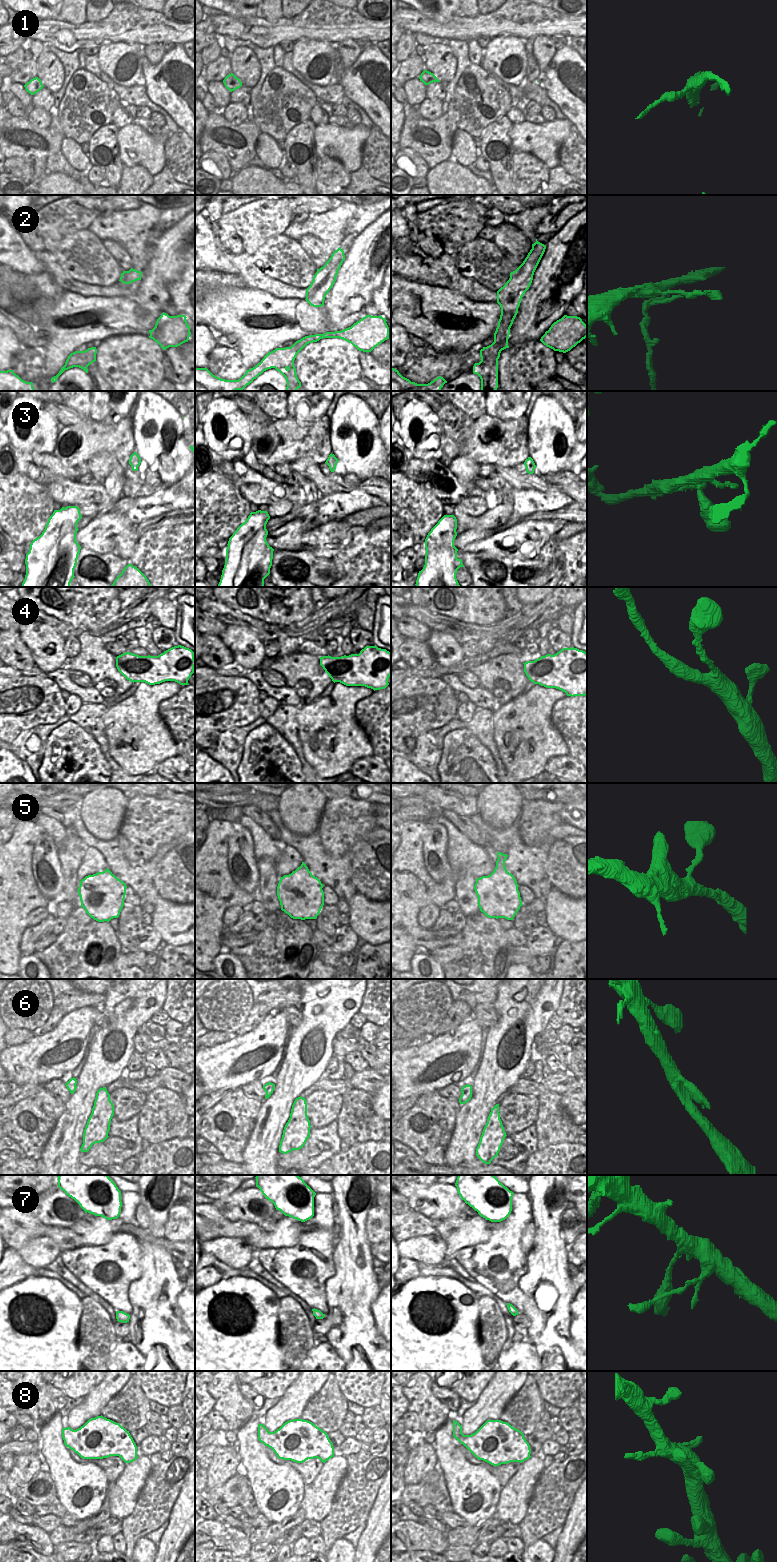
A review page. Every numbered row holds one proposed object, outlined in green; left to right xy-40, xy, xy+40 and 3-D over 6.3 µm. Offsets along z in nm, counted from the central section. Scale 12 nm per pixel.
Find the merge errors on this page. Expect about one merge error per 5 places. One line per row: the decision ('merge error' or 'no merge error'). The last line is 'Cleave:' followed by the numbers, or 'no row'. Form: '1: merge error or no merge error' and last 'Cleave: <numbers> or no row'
1: no merge error
2: no merge error
3: no merge error
4: no merge error
5: no merge error
6: no merge error
7: merge error
8: no merge error
Cleave: 7

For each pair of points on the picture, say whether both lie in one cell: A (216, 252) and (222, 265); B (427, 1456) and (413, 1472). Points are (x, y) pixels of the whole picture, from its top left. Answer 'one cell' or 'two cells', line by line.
A: one cell
B: one cell

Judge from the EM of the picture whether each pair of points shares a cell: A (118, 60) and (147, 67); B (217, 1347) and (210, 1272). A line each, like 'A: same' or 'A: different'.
A: different
B: different

